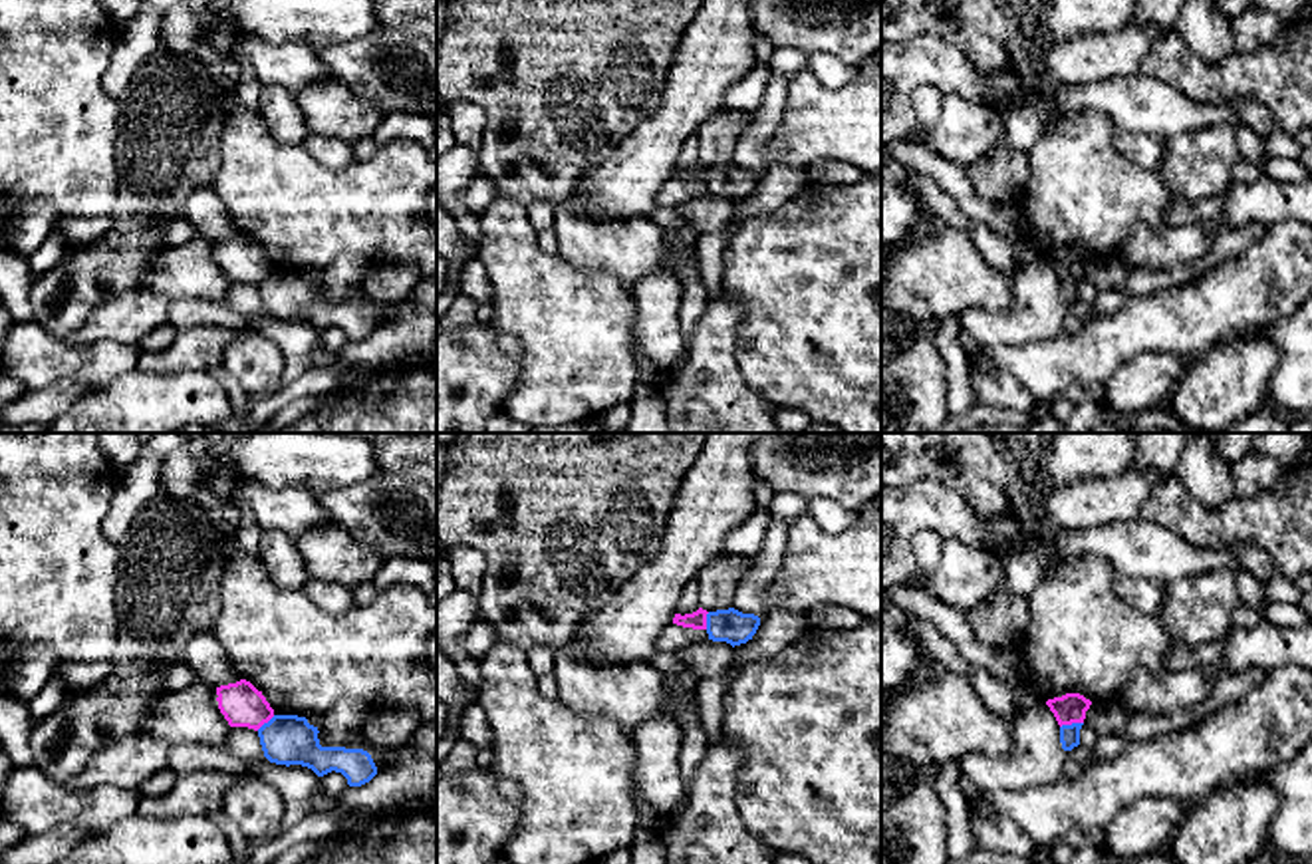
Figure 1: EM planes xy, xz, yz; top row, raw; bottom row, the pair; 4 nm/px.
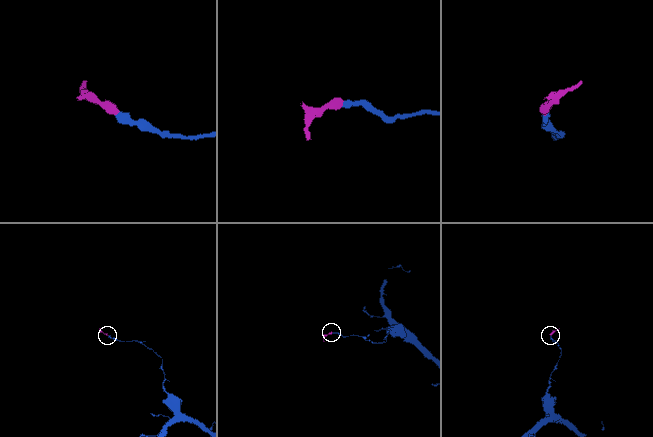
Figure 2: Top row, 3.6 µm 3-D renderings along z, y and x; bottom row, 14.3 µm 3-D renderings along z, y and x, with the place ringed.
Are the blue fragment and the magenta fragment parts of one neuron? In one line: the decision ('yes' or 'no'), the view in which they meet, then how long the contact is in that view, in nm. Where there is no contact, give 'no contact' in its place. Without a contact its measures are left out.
no; contact in yz; length 100 nm

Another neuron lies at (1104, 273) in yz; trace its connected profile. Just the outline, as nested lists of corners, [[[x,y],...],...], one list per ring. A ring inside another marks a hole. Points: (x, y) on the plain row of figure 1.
[[[1066,248],[1048,254],[1046,260],[1054,268],[1058,280],[1086,278],[1098,292],[1125,288],[1129,270],[1117,256],[1092,258],[1080,248]]]

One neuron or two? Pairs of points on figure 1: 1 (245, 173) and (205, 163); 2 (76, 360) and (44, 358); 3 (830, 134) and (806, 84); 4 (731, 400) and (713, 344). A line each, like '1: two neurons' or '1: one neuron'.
1: two neurons
2: one neuron
3: one neuron
4: one neuron

